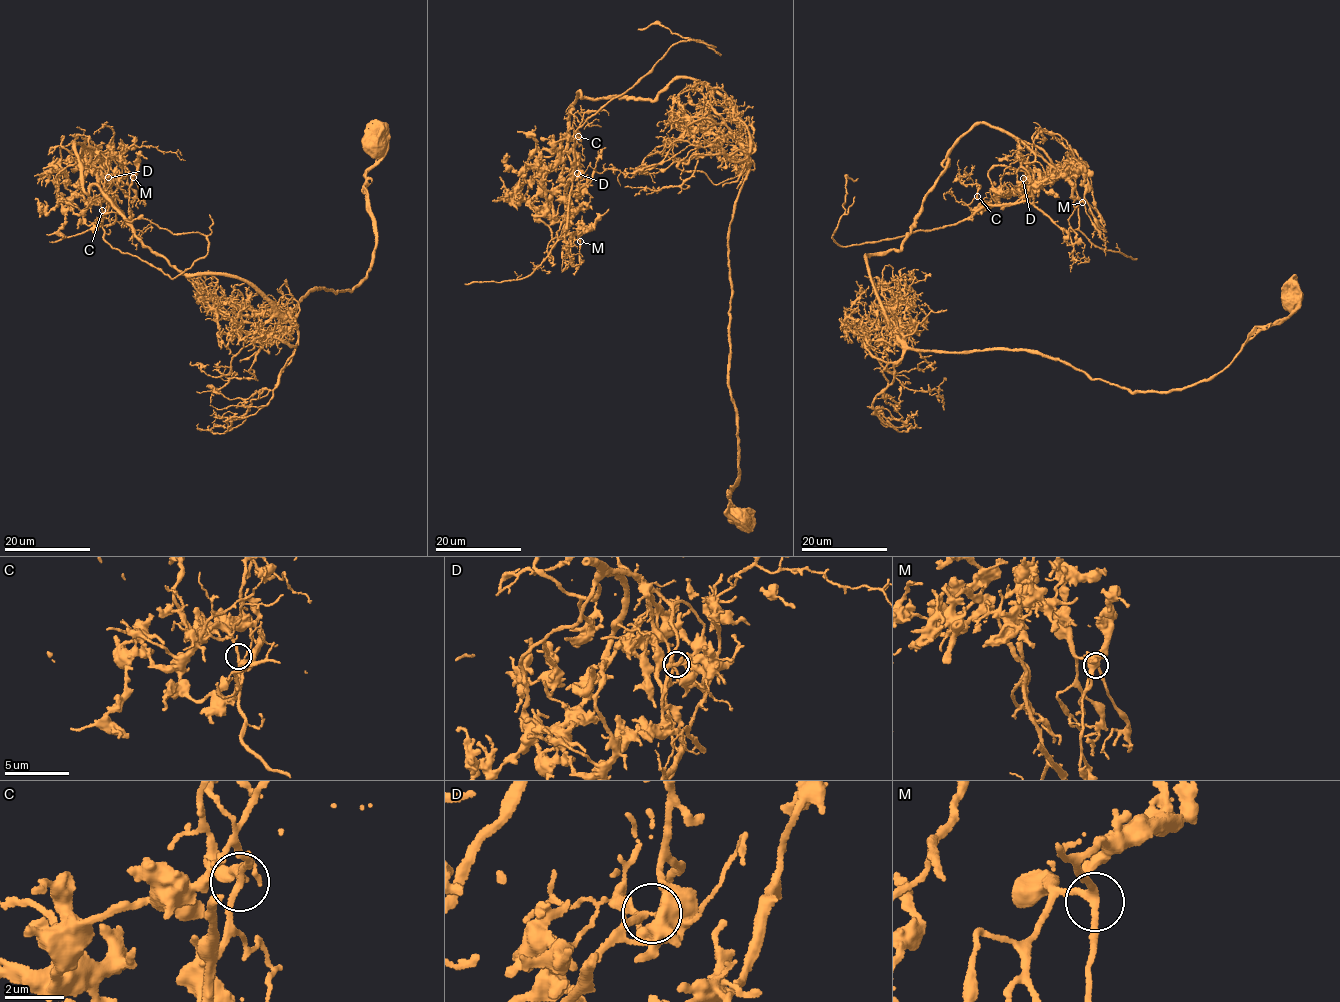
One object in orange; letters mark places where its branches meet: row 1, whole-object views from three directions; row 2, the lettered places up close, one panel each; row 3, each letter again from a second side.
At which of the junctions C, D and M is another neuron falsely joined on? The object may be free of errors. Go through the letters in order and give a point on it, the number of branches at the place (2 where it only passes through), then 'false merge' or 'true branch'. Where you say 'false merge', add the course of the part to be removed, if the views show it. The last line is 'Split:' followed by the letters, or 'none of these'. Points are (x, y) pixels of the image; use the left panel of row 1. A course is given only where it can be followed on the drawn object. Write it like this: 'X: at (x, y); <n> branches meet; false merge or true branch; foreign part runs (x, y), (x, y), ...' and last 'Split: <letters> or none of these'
C: at (102, 210); 3 branches meet; true branch
D: at (108, 177); 3 branches meet; false merge; foreign part runs (107, 178), (101, 224), (113, 247), (173, 279), (208, 252), (197, 232), (171, 233), (145, 219), (124, 220)
M: at (133, 177); 3 branches meet; true branch
Split: D

